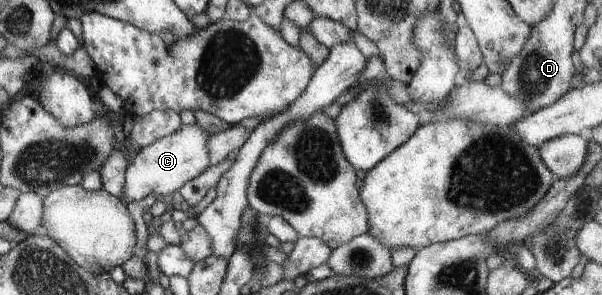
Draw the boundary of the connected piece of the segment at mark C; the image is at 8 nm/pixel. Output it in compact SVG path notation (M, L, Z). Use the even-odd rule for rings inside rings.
M197 121L192 125L182 124L181 130L177 130L175 134L163 136L157 142L139 149L136 157L128 165L122 202L125 204L137 202L150 194L161 194L163 197L166 194L173 195L185 183L205 172L211 166L207 145L215 133L204 128L207 126L201 126Z

